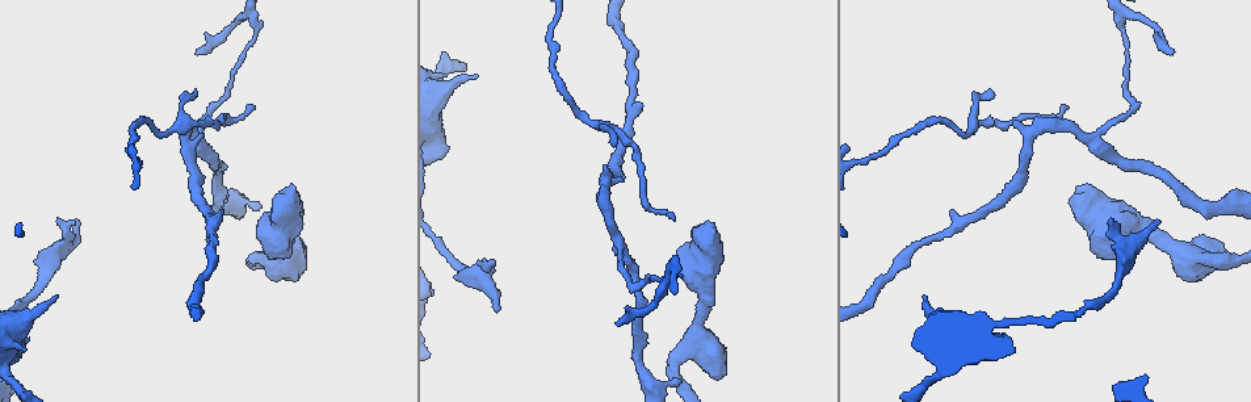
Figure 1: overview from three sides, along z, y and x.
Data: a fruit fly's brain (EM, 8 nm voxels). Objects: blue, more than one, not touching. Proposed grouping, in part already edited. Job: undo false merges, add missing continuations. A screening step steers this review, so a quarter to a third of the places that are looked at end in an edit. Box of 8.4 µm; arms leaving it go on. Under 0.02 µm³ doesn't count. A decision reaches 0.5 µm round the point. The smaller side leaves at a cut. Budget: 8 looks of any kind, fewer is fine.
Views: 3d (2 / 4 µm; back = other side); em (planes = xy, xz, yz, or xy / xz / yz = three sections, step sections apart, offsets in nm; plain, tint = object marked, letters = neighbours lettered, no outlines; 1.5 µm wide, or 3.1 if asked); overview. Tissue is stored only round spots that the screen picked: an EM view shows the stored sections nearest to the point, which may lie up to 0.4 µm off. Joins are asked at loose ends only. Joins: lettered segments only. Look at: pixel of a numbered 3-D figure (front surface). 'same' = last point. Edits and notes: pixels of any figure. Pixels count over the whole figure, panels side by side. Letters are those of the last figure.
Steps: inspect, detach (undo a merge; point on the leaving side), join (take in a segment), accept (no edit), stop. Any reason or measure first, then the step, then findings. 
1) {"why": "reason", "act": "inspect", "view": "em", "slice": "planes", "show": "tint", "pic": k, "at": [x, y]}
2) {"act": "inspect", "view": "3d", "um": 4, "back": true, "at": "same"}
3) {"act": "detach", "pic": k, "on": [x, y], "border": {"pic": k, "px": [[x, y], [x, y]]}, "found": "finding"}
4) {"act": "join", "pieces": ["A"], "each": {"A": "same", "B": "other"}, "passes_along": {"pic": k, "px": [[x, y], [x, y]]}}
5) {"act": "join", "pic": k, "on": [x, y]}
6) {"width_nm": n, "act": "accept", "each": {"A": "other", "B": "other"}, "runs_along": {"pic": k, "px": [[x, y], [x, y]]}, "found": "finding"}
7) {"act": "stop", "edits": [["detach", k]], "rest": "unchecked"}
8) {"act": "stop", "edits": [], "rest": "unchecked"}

{"why": "an open end", "act": "inspect", "view": "em", "slice": "planes", "show": "letters", "pic": 1, "at": [1085, 184]}

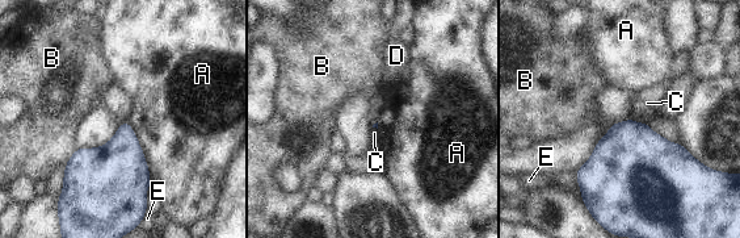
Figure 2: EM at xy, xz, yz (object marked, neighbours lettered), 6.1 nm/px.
{"longest_contact_nm": ["A", 440], "act": "accept", "each": {"A": "other", "B": "other", "C": "other", "D": "other", "E": "other"}, "found": "no lettered segment goes on from it"}

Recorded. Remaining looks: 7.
{"why": "sharp bend", "act": "inspect", "view": "3d", "um": 2, "pic": 1, "at": [667, 272]}

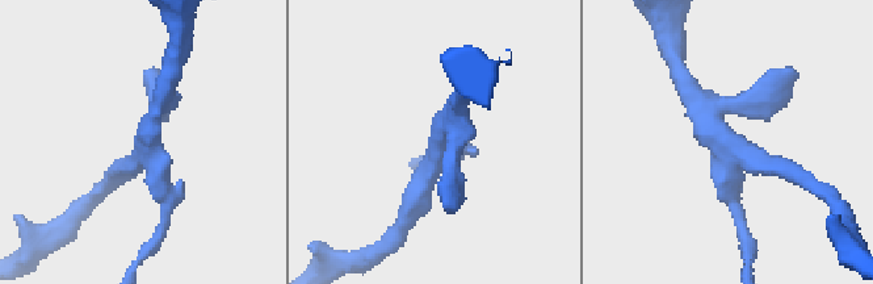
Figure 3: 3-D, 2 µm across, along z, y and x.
{"why": "shape alone is not enough", "act": "inspect", "view": "em", "slice": "xy", "step": 8, "show": "tint", "pic": 3, "at": [443, 143]}

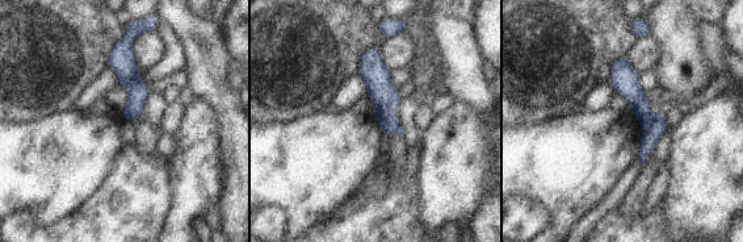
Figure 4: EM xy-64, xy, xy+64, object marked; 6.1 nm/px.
{"why": "cut it another way", "act": "inspect", "view": "em", "slice": "yz", "step": 4, "show": "letters", "at": "same"}

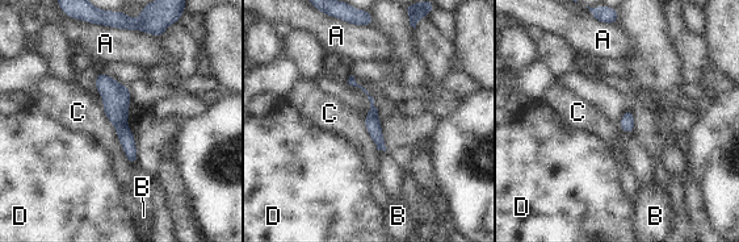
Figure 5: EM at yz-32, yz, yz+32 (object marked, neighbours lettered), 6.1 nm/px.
{"longest_contact_nm": ["A", 480], "act": "detach", "pic": 5, "on": [116, 96], "each": {"A": "other", "B": "other", "C": "other", "D": "other"}, "part_leaving": {"pic": 5, "px": [[351, 79], [372, 100], [373, 113]]}, "found": "a second neuron is stuck on"}

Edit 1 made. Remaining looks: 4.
{"why": "tapers out", "act": "inspect", "view": "em", "slice": "planes", "show": "letters", "pic": 1, "at": [991, 90]}

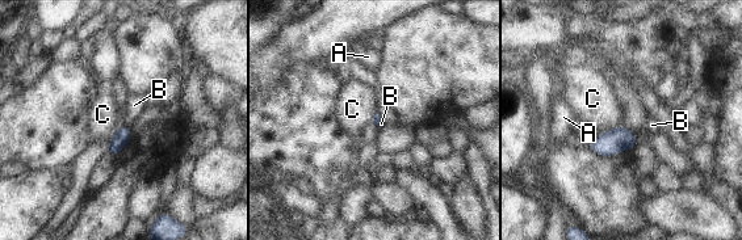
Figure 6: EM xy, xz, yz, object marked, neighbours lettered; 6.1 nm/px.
{"longest_contact_nm": ["C", 140], "act": "accept", "each": {"A": "other", "B": "other", "C": "other"}, "found": "none of them fits"}

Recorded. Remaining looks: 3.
{"act": "stop", "edits": [["detach", 5]], "rest": "unchecked"}

